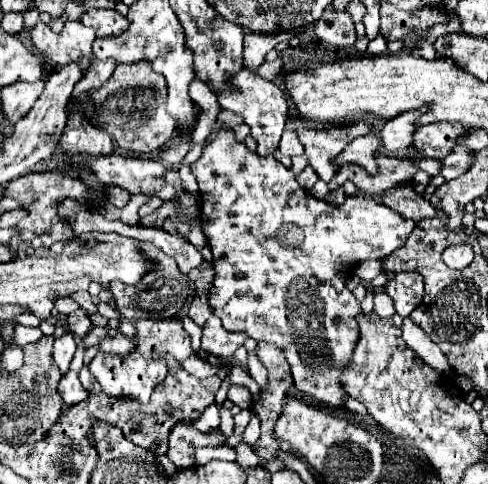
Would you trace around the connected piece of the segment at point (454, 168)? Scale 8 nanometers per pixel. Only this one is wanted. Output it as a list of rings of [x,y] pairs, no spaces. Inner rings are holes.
[[[456,147],[454,151],[450,151],[440,167],[440,175],[448,181],[448,179],[456,179],[460,177],[460,173],[464,173],[464,169],[468,169],[468,161],[470,161],[472,151],[464,149],[464,147]]]

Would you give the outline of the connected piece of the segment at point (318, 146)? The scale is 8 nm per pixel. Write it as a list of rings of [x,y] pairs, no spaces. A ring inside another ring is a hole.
[[[304,125],[296,127],[298,139],[306,149],[306,155],[310,159],[312,169],[316,171],[316,175],[330,183],[330,179],[338,173],[338,167],[332,163],[342,151],[344,147],[354,141],[360,135],[370,133],[372,125],[350,125],[348,129],[328,129],[328,131],[318,131],[318,129],[308,129]]]

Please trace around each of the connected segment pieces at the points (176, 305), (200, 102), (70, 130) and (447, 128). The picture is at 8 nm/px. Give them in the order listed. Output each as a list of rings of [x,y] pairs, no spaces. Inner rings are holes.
[[[144,243],[144,249],[148,249],[148,257],[156,257],[156,261],[160,261],[160,269],[154,269],[152,273],[148,273],[148,277],[144,277],[144,281],[140,281],[140,285],[120,285],[120,283],[112,283],[110,291],[116,297],[116,309],[120,311],[122,317],[126,317],[128,321],[138,321],[138,319],[168,319],[174,317],[188,299],[188,291],[190,291],[190,283],[188,277],[182,275],[176,267],[176,263],[156,245],[152,243]]]
[[[194,79],[190,83],[190,99],[202,109],[202,113],[200,113],[200,121],[194,127],[194,133],[192,133],[192,149],[182,160],[181,164],[191,164],[200,158],[203,151],[204,139],[210,135],[210,131],[214,127],[214,121],[216,121],[216,115],[220,111],[216,95],[208,89],[206,83],[202,83],[198,79]]]
[[[76,109],[64,127],[62,139],[60,139],[60,151],[68,157],[86,155],[86,157],[106,157],[112,155],[114,145],[112,137],[104,133],[104,129],[92,125],[84,111]]]
[[[432,123],[418,127],[412,133],[412,147],[424,155],[424,157],[444,157],[448,149],[456,147],[458,137],[464,135],[464,129],[460,125],[448,125],[448,123]]]

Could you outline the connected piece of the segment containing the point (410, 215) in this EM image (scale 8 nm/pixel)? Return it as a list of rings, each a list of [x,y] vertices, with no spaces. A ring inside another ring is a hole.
[[[410,185],[386,189],[380,195],[380,201],[386,207],[396,209],[404,219],[412,219],[416,223],[420,223],[420,219],[424,219],[424,217],[432,217],[438,213],[438,211],[432,211],[430,203],[426,199],[422,199],[418,193],[414,193],[414,189]]]

